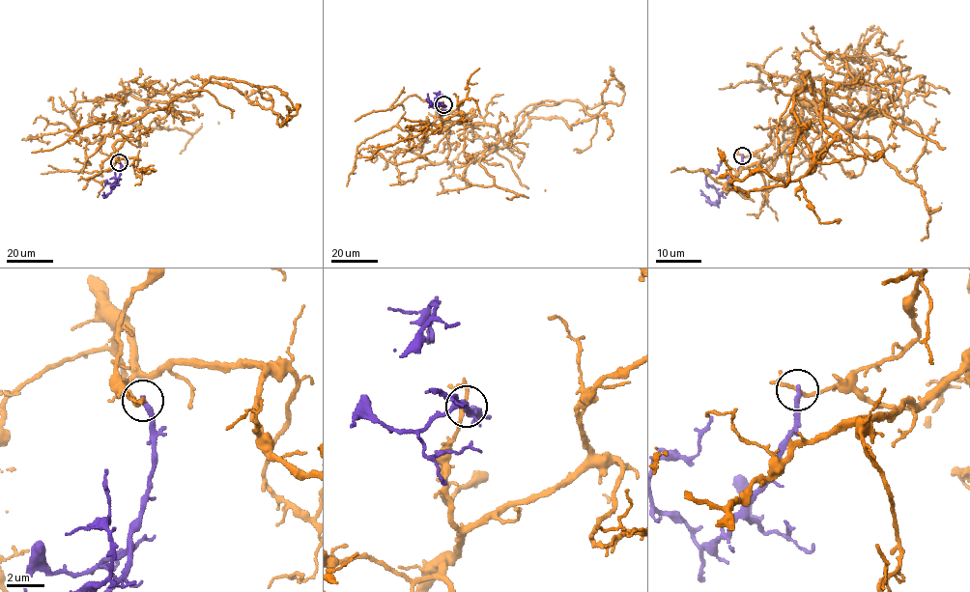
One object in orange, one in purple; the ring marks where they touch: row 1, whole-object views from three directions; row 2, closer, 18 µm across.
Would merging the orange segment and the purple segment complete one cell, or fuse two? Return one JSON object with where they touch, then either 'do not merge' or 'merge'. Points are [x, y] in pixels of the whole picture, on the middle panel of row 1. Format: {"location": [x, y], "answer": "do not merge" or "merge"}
{"location": [443, 104], "answer": "do not merge"}

